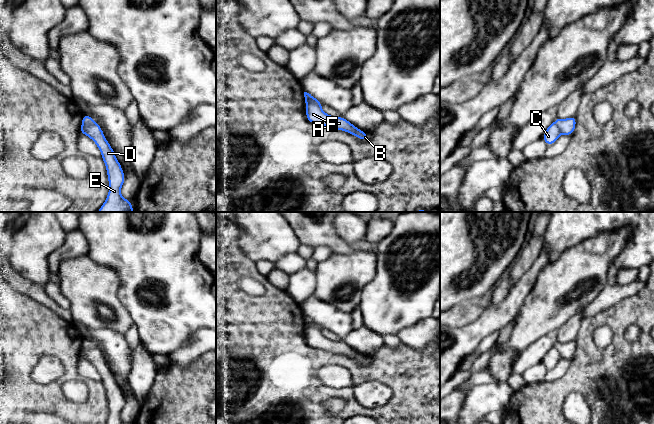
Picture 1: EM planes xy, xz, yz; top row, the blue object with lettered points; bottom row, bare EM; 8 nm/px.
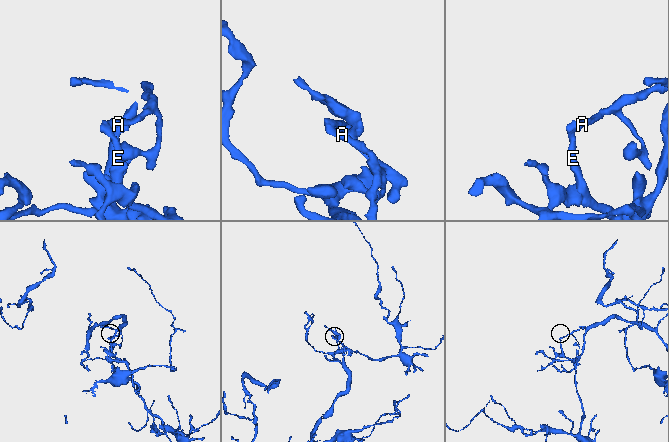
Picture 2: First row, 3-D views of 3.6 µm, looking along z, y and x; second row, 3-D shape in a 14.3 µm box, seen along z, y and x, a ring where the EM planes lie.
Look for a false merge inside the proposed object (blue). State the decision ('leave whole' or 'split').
split

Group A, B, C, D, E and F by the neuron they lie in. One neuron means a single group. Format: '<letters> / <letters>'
A B F / C D E

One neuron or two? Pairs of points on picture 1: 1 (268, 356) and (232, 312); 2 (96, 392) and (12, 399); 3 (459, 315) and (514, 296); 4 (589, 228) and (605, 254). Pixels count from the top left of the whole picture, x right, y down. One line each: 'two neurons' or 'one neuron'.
1: one neuron
2: one neuron
3: two neurons
4: two neurons

